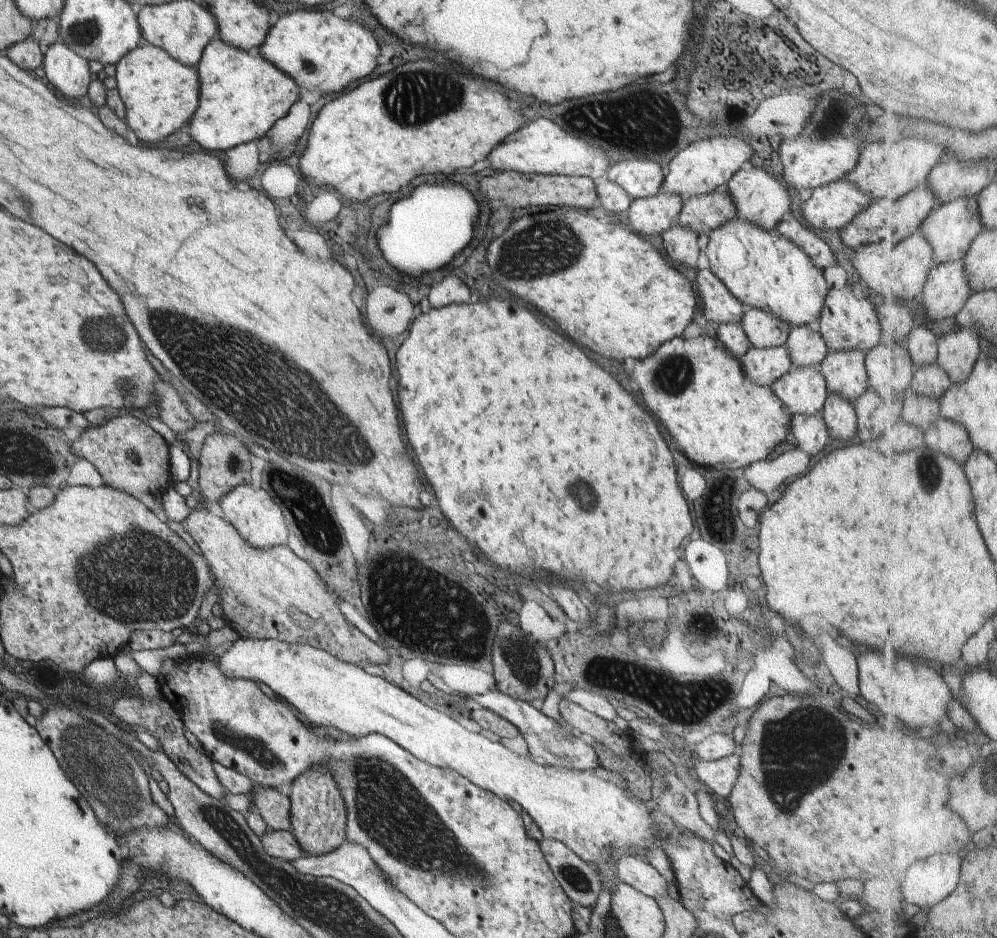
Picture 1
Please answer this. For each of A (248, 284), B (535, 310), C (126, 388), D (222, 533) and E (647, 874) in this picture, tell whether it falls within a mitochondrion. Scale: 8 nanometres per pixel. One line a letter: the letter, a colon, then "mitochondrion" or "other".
A: other
B: other
C: mitochondrion
D: other
E: other

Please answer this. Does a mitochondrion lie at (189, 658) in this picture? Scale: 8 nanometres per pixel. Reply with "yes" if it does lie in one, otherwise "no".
no

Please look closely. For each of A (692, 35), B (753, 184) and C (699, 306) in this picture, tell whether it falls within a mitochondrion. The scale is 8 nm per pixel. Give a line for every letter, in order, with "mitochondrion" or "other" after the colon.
A: other
B: other
C: other

